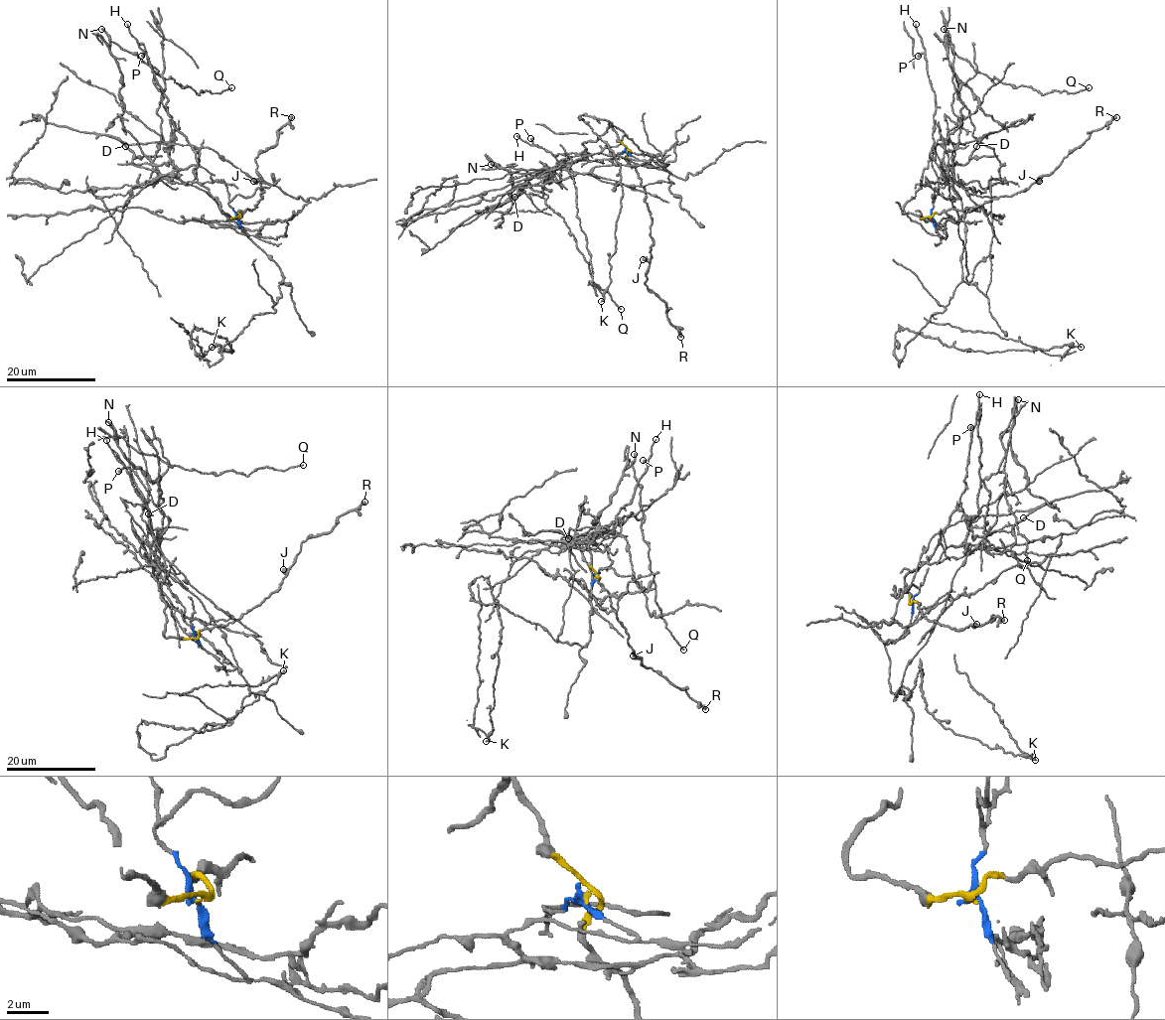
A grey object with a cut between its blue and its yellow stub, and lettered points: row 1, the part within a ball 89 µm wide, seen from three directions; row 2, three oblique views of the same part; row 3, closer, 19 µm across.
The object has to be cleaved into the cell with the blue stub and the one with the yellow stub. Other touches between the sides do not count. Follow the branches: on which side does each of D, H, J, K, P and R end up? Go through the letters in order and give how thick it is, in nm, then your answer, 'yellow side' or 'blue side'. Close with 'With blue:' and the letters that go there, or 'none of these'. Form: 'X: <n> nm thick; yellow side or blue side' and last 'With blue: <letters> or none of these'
D: 190 nm thick; blue side
H: 140 nm thick; yellow side
J: 600 nm thick; yellow side
K: 220 nm thick; blue side
P: 300 nm thick; yellow side
R: 440 nm thick; yellow side
With blue: D, K

